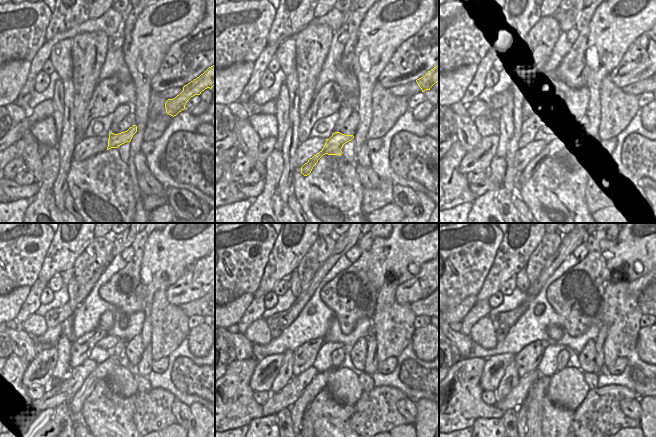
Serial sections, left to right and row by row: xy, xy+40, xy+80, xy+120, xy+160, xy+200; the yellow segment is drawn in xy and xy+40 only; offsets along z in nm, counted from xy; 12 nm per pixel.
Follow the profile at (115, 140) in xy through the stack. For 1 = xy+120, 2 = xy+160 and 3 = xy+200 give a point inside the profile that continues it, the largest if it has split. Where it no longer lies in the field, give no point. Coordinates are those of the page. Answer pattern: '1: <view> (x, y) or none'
1: xy+120 (103, 370)
2: xy+160 (318, 383)
3: xy+200 (539, 387)

